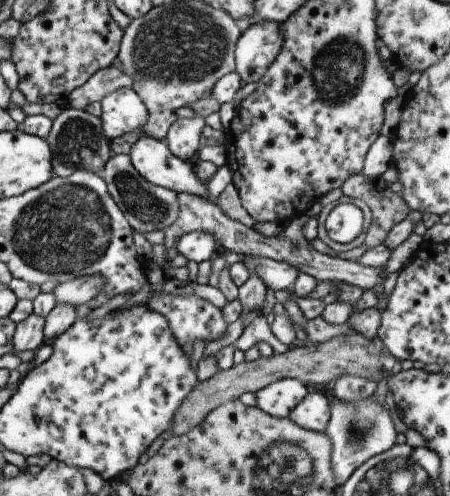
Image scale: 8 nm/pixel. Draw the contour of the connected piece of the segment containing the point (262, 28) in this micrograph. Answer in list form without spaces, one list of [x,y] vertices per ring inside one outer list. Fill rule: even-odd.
[[[256,19],[244,28],[234,46],[234,71],[241,83],[256,82],[279,54],[282,34],[278,23]]]

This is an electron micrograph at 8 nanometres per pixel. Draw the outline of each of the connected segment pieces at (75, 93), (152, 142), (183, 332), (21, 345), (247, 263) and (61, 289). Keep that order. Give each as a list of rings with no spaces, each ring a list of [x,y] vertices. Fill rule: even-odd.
[[[113,66],[99,69],[69,93],[67,107],[79,110],[90,102],[99,103],[106,94],[121,87],[132,88],[132,80],[123,71]]]
[[[141,137],[135,141],[127,155],[129,155],[129,160],[141,179],[176,193],[187,193],[209,201],[206,184],[197,178],[192,162],[183,161],[171,154],[164,141],[151,137]]]
[[[155,294],[145,304],[165,317],[169,330],[175,337],[177,344],[189,356],[191,356],[191,343],[193,340],[203,340],[205,344],[216,340],[220,338],[227,326],[223,321],[220,309],[197,297],[172,297]]]
[[[33,313],[28,314],[21,322],[18,322],[11,336],[11,354],[23,350],[36,351],[39,346],[45,343],[43,325],[44,317]]]
[[[259,254],[241,255],[241,264],[248,270],[249,276],[259,277],[261,282],[271,290],[292,288],[294,278],[299,272],[294,266],[286,262],[278,262]]]
[[[87,275],[82,277],[69,278],[62,281],[53,290],[55,302],[79,306],[87,303],[103,288],[104,277],[99,275]]]

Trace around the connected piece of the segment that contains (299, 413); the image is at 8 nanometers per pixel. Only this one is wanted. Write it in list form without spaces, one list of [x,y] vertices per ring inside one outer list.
[[[309,390],[305,398],[295,405],[289,418],[308,431],[323,432],[330,417],[330,396]]]

